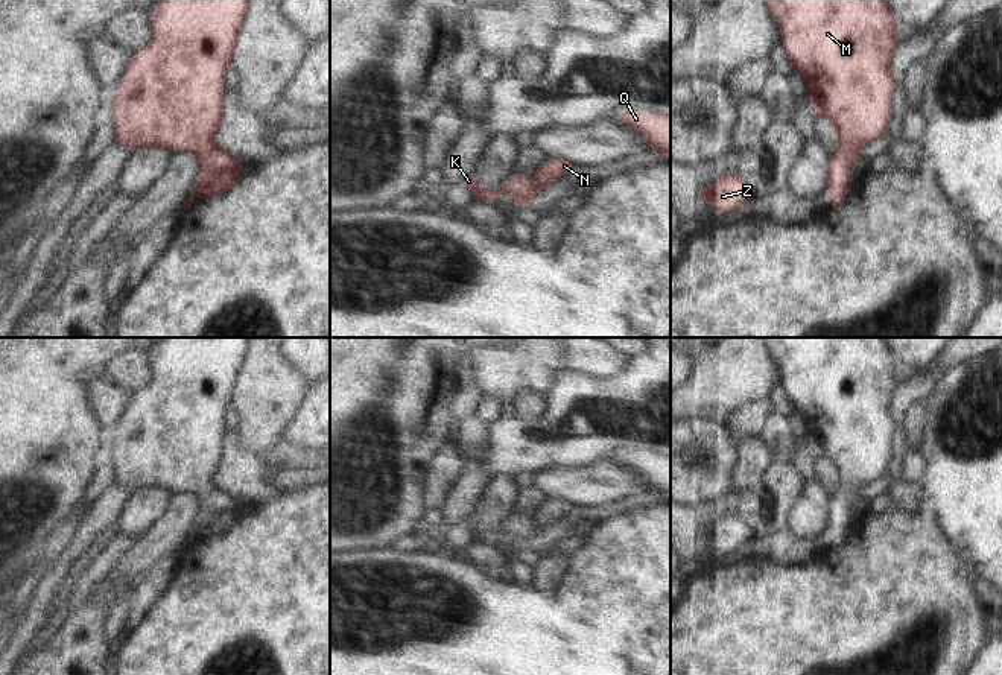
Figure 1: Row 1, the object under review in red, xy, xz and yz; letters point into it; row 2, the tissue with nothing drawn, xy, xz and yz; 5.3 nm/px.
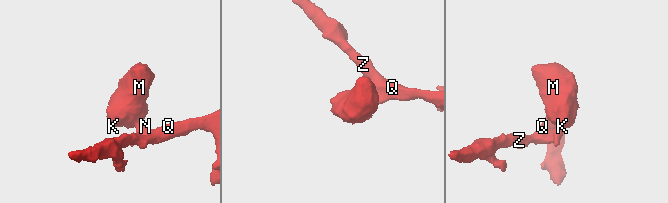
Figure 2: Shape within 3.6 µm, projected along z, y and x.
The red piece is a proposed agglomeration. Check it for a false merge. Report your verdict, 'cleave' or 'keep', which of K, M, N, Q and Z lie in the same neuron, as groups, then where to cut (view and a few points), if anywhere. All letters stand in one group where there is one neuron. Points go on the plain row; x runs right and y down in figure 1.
keep; K M N Q Z; no cut

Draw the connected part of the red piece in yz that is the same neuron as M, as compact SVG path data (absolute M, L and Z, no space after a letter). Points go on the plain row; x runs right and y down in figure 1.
M763 338L778 362L782 383L794 409L809 426L809 439L818 456L829 459L839 479L838 493L829 503L829 535L832 552L838 550L853 528L853 502L865 486L889 470L896 421L891 403L900 380L900 368L885 338Z

